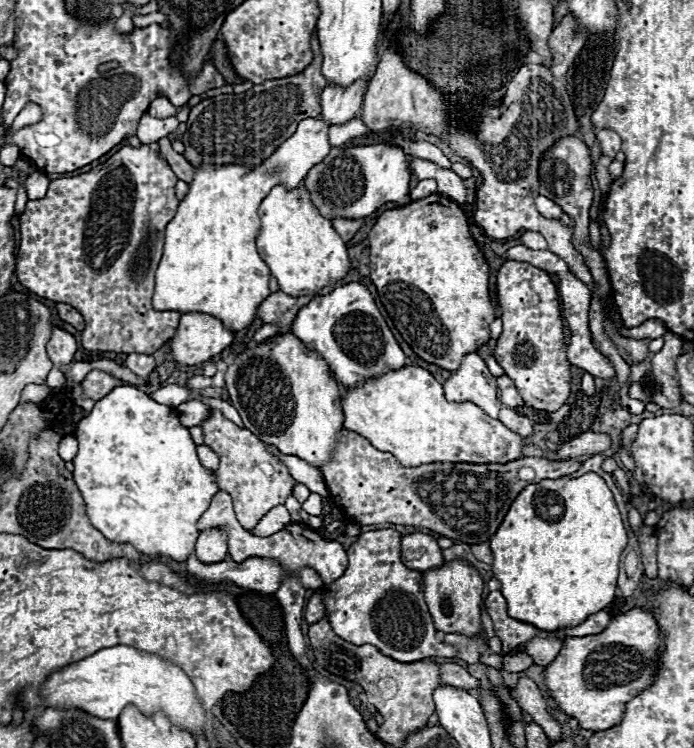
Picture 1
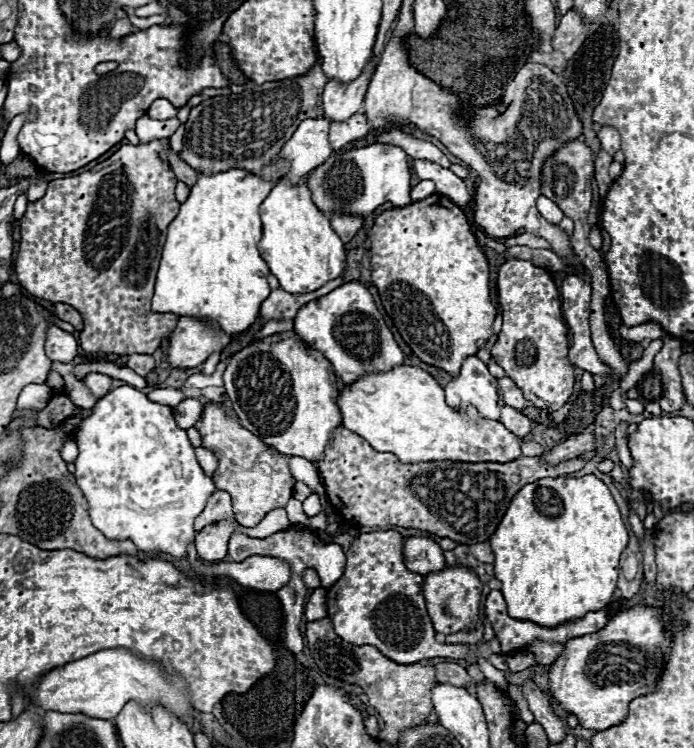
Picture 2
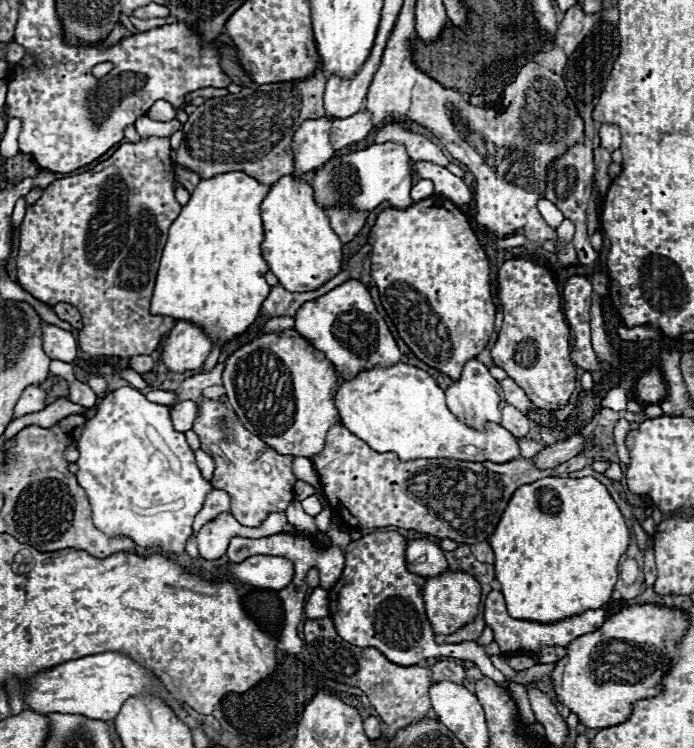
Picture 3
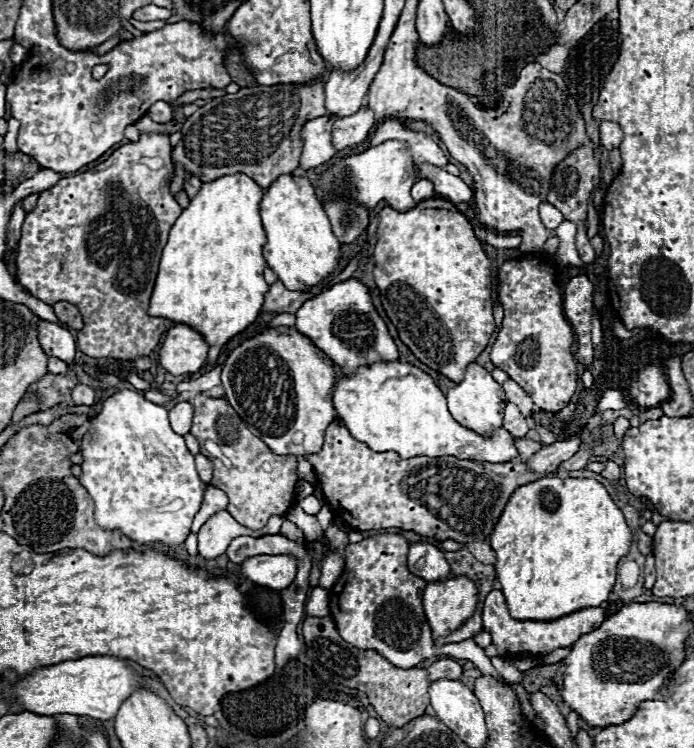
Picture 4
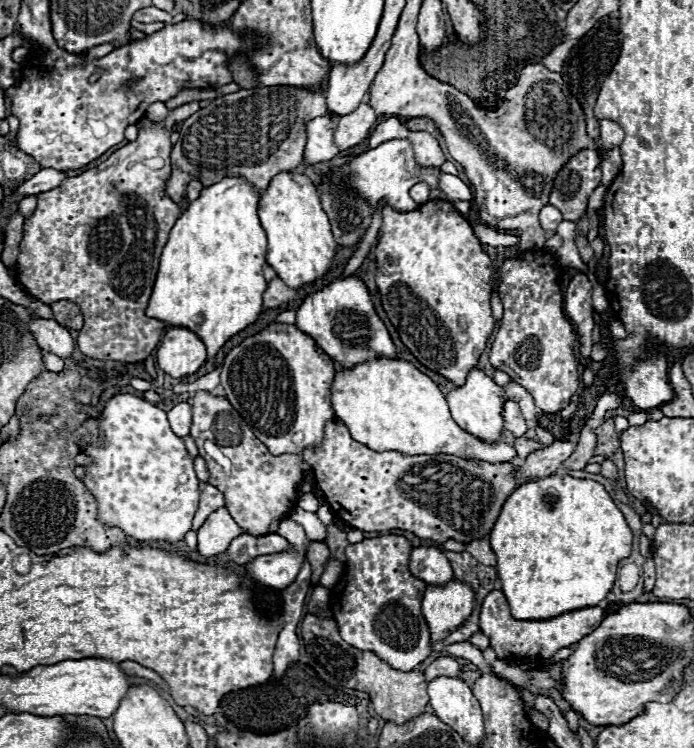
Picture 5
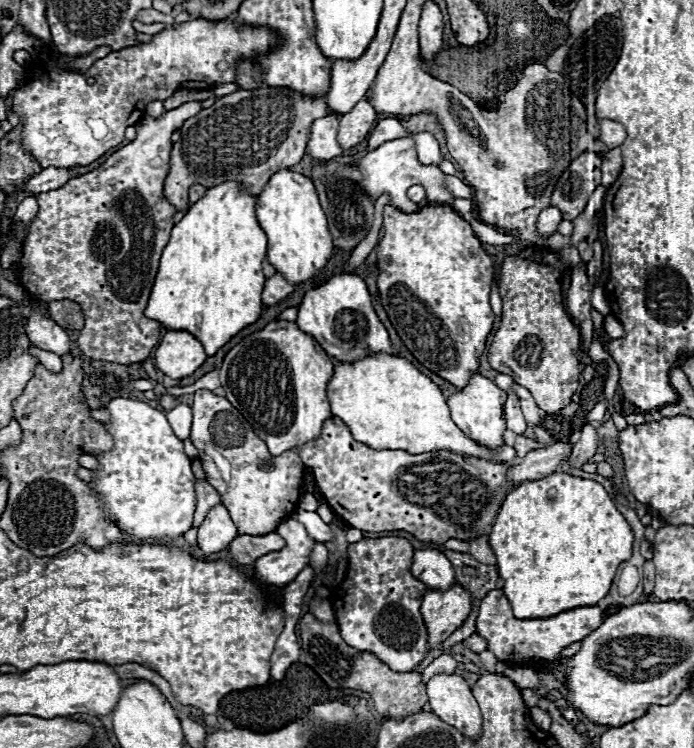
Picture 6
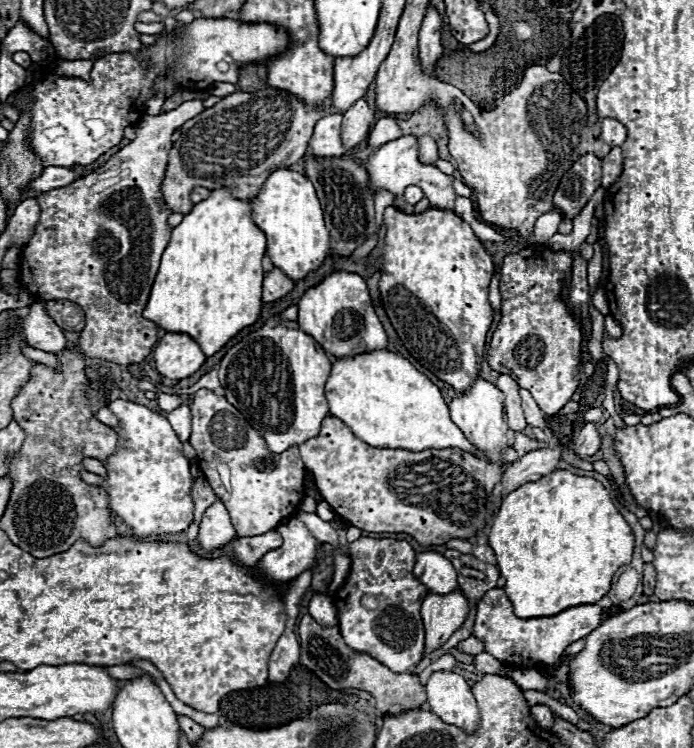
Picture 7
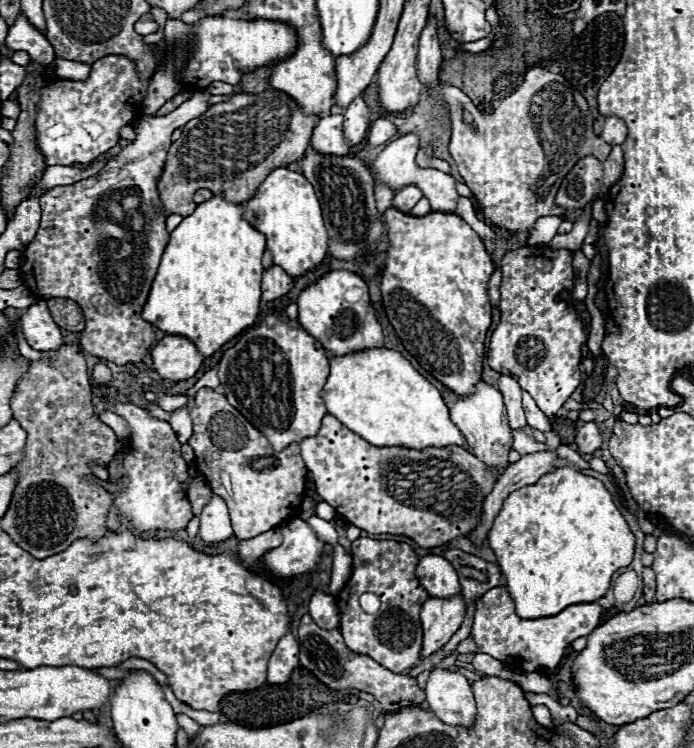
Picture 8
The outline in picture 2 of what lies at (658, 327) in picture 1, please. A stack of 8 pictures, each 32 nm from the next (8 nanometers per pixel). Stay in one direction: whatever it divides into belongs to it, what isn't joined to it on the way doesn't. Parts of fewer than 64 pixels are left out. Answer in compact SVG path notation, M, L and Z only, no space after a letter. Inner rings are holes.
M646 322L646 324L634 326L634 328L620 326L618 332L620 332L620 336L622 336L624 340L632 340L632 342L656 340L656 338L662 338L662 336L664 336L664 330L660 328L660 324L654 324L654 322Z

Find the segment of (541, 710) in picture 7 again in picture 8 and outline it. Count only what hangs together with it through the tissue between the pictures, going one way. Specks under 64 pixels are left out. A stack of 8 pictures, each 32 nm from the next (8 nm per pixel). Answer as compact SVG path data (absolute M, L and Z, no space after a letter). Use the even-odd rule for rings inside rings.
M536 704L536 706L532 706L532 712L534 712L534 718L536 718L538 724L542 724L546 728L552 728L552 716L550 716L550 712L548 712L546 706Z

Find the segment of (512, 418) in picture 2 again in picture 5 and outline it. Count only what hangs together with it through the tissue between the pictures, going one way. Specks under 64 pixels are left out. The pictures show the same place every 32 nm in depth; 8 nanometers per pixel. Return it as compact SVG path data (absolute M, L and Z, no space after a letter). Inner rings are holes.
M506 400L504 404L504 428L510 430L514 436L524 436L526 432L526 420L514 400Z

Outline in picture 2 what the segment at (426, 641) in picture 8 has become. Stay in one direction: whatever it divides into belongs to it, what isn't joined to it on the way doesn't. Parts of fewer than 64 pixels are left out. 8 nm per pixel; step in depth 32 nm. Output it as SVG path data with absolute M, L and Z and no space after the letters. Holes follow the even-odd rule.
M448 566L436 574L428 574L424 578L422 594L426 598L426 608L428 608L428 614L430 614L430 620L432 620L436 632L454 634L454 632L476 626L482 582L478 580L478 576L472 570L462 568L462 566L456 566L456 568Z

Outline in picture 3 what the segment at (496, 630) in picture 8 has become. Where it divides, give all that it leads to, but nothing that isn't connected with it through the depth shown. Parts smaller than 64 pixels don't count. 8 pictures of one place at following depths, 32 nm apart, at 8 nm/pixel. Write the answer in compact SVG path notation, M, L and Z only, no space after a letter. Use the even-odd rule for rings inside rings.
M492 590L486 596L486 602L484 602L484 622L486 622L486 626L492 628L494 642L498 642L502 656L508 656L508 654L524 654L524 652L526 654L534 654L534 652L542 650L546 646L562 646L564 648L574 638L580 638L584 634L590 634L590 632L598 630L606 622L606 612L602 608L598 608L598 610L586 610L586 612L582 612L578 616L570 616L570 618L564 618L564 620L554 622L554 624L514 620L514 618L508 616L504 596L498 590Z

